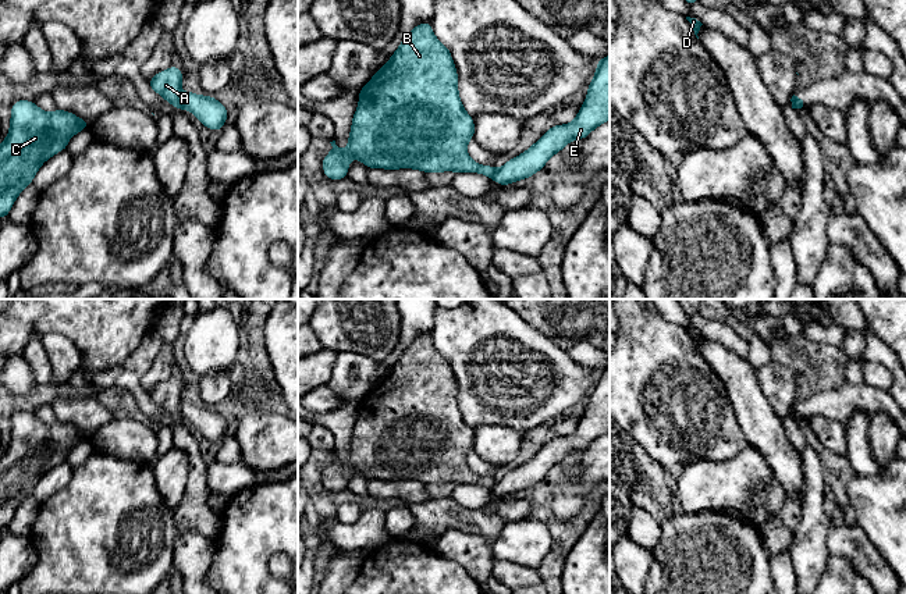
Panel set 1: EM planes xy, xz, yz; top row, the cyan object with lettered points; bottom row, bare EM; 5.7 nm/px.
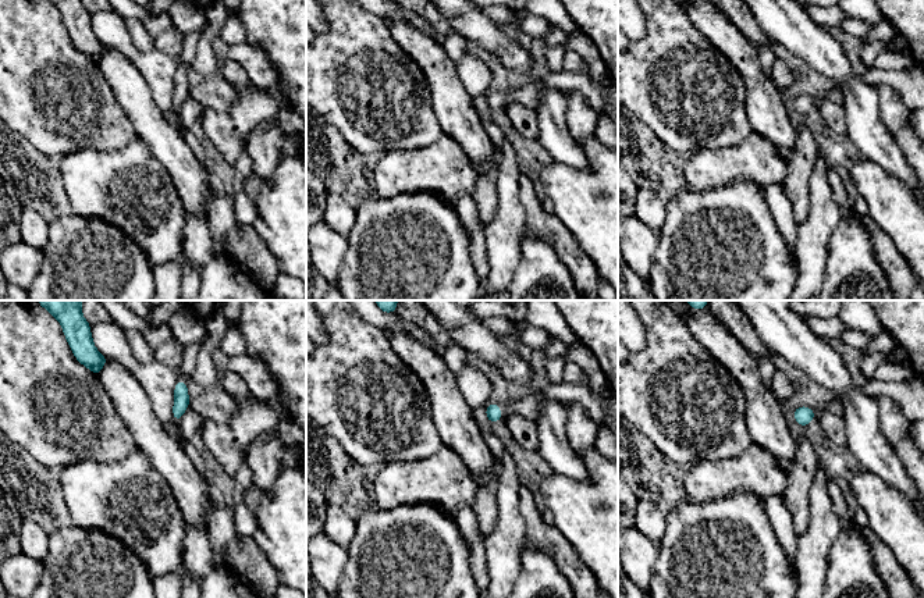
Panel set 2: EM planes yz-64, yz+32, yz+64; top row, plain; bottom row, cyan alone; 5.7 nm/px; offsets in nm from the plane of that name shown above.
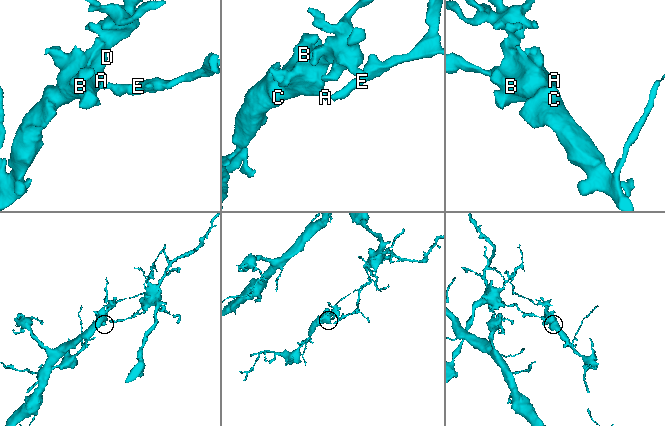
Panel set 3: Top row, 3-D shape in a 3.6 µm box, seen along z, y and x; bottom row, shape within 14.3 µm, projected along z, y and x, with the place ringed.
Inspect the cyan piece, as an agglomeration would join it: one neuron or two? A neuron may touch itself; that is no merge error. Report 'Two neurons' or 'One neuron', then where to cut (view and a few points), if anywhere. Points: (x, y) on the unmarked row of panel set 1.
Two neurons. Split along xy (180, 409), (184, 419)

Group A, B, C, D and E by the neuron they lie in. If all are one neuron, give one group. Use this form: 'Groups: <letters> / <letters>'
Groups: A B C D / E

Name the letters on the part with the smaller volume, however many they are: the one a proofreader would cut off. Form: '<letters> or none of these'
A, B, C, D

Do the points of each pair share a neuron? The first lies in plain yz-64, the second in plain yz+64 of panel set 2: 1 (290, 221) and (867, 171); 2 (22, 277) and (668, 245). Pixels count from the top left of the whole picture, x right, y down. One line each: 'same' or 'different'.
1: same
2: different

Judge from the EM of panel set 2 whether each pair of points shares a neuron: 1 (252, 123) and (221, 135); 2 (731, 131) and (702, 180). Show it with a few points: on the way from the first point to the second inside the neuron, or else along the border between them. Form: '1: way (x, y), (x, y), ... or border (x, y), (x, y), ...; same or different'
1: way (245, 127), (237, 135), (228, 135); same
2: border (752, 132), (738, 143), (702, 148), (692, 155); different

